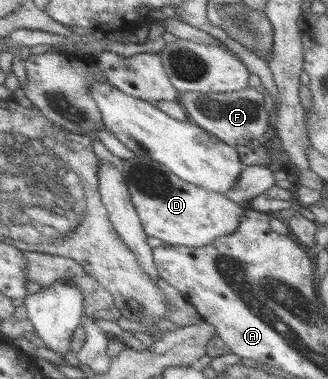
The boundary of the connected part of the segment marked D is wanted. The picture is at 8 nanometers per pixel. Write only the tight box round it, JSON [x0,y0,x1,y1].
[119,157,245,248]

